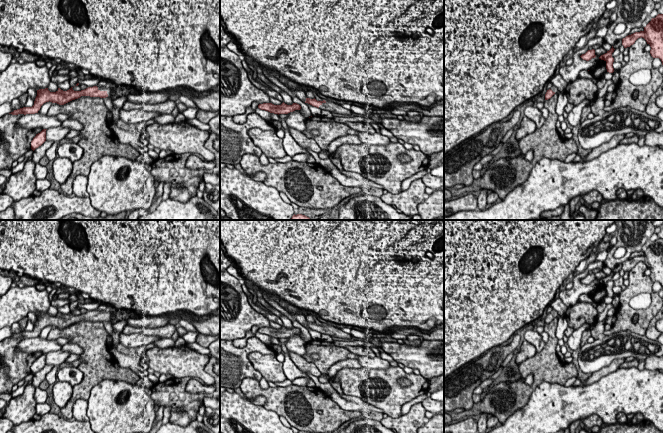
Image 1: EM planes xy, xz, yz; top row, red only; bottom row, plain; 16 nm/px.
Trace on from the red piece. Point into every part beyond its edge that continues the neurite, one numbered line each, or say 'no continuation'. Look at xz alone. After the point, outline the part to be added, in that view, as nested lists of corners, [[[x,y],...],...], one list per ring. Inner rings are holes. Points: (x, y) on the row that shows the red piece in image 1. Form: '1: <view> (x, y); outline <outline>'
1: xz (329, 106); outline [[[326,102],[326,103],[322,103],[319,106],[320,109],[322,110],[327,110],[330,111],[332,113],[337,113],[337,114],[342,114],[342,115],[350,115],[352,112],[351,110],[345,109],[342,107],[342,105],[336,104],[334,102]]]

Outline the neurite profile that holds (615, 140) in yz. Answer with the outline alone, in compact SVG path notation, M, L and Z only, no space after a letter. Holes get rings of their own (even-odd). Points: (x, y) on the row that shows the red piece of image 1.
M615 135L611 138L610 141L603 143L597 148L592 149L592 151L581 161L589 161L592 160L598 156L600 156L602 153L615 148L617 145L619 145L620 141L625 138L625 135Z

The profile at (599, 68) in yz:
M599 59L599 61L591 69L589 69L589 72L593 78L597 80L602 78L602 75L607 72L605 61Z

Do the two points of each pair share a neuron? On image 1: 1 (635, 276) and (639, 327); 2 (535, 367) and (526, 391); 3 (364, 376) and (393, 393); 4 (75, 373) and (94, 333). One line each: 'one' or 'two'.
1: one
2: one
3: one
4: two

